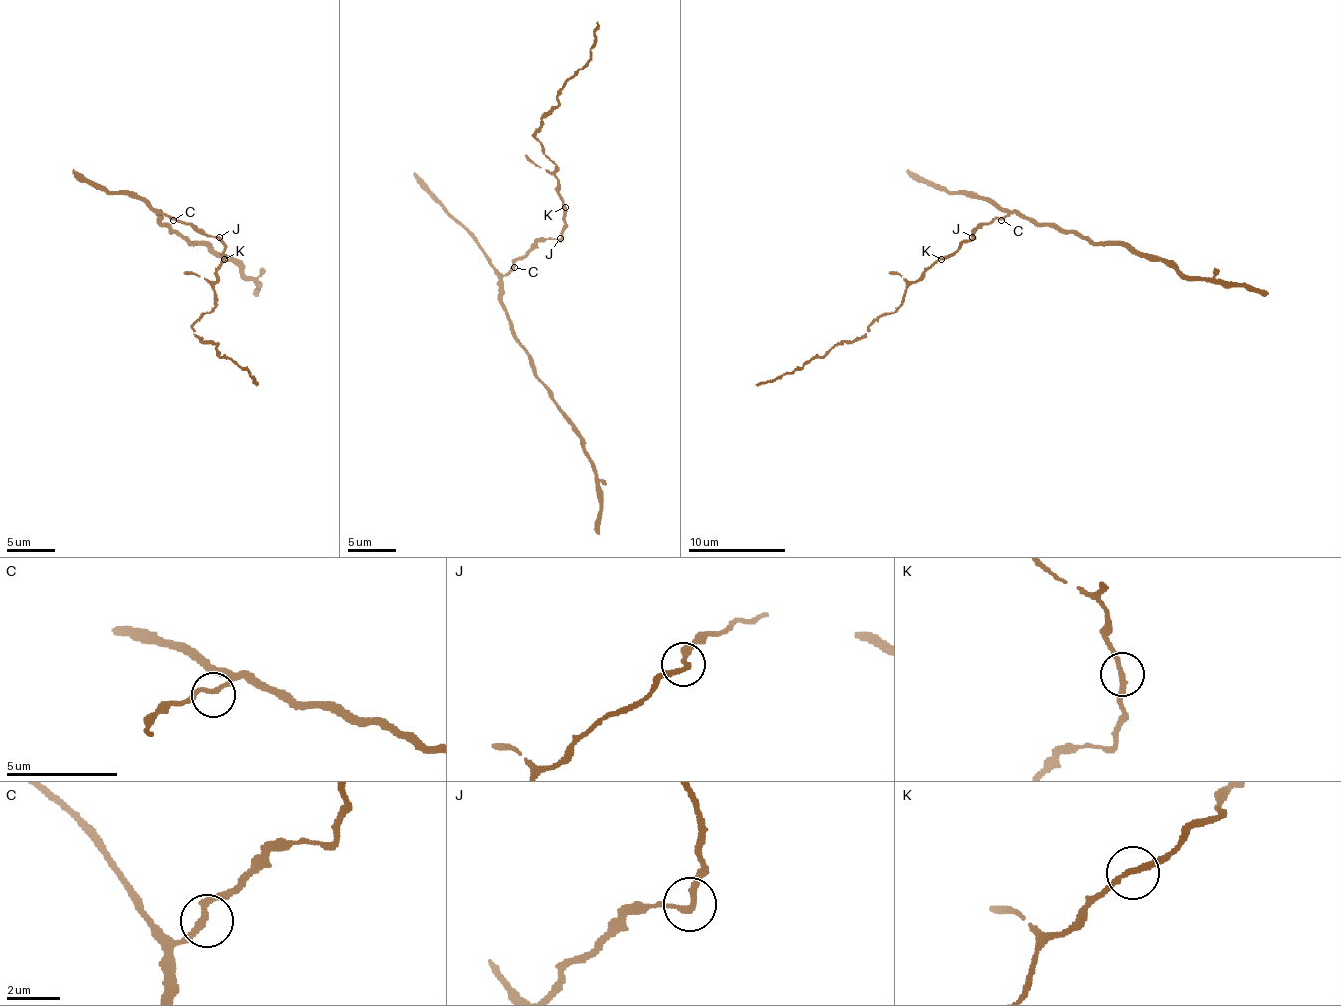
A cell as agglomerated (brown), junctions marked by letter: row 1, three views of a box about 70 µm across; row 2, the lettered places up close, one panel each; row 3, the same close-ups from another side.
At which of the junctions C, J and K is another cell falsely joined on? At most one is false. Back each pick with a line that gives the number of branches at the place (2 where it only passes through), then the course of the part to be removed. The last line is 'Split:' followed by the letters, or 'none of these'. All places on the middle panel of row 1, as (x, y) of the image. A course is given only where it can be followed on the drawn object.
Split: none of these

